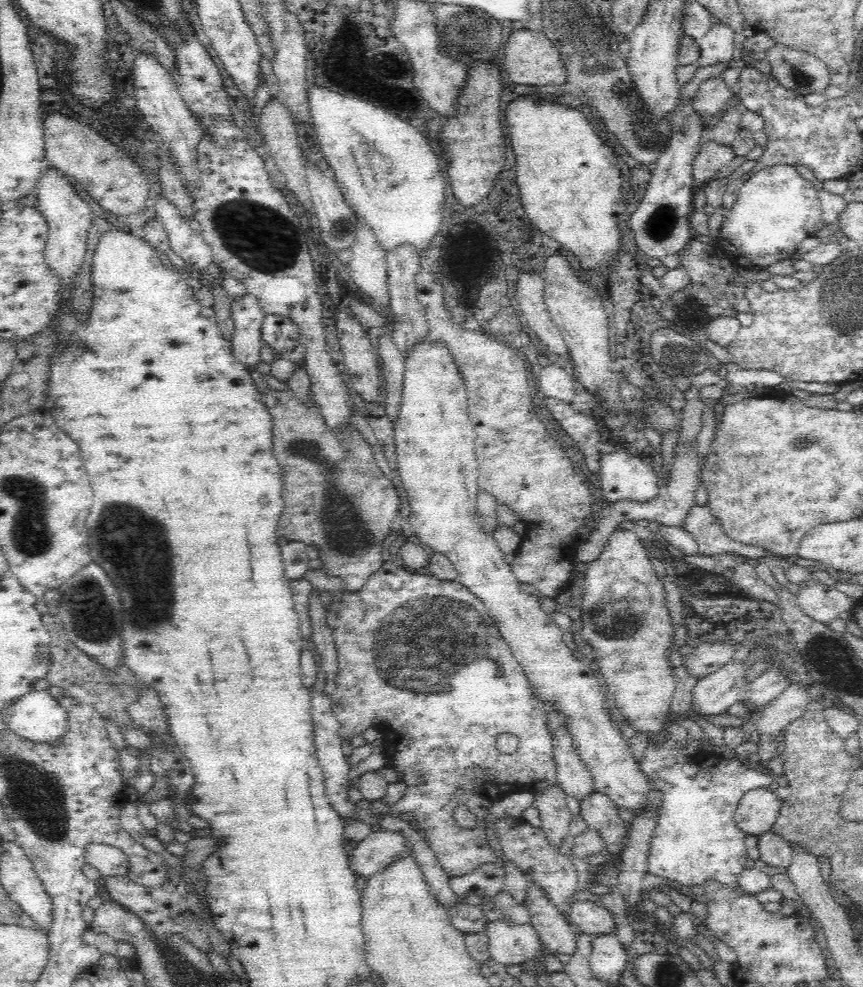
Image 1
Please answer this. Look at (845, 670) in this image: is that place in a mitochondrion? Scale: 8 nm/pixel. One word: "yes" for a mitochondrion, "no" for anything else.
yes

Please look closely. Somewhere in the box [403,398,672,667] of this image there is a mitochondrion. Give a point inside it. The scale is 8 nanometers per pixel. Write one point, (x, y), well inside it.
(623, 608)

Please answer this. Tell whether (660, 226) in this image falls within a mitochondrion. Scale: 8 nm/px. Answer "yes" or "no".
yes

